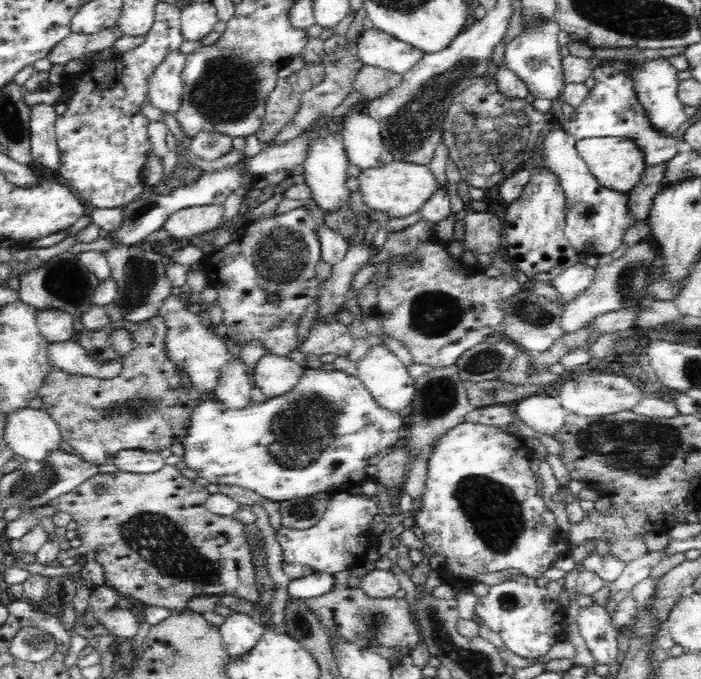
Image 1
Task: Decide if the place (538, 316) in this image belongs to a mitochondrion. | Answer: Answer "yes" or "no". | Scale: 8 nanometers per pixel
yes

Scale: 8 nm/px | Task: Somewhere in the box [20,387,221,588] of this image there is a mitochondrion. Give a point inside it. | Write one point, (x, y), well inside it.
(136, 406)

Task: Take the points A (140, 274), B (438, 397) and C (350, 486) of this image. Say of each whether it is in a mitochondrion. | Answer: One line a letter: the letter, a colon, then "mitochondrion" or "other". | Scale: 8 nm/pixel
A: mitochondrion
B: mitochondrion
C: other

